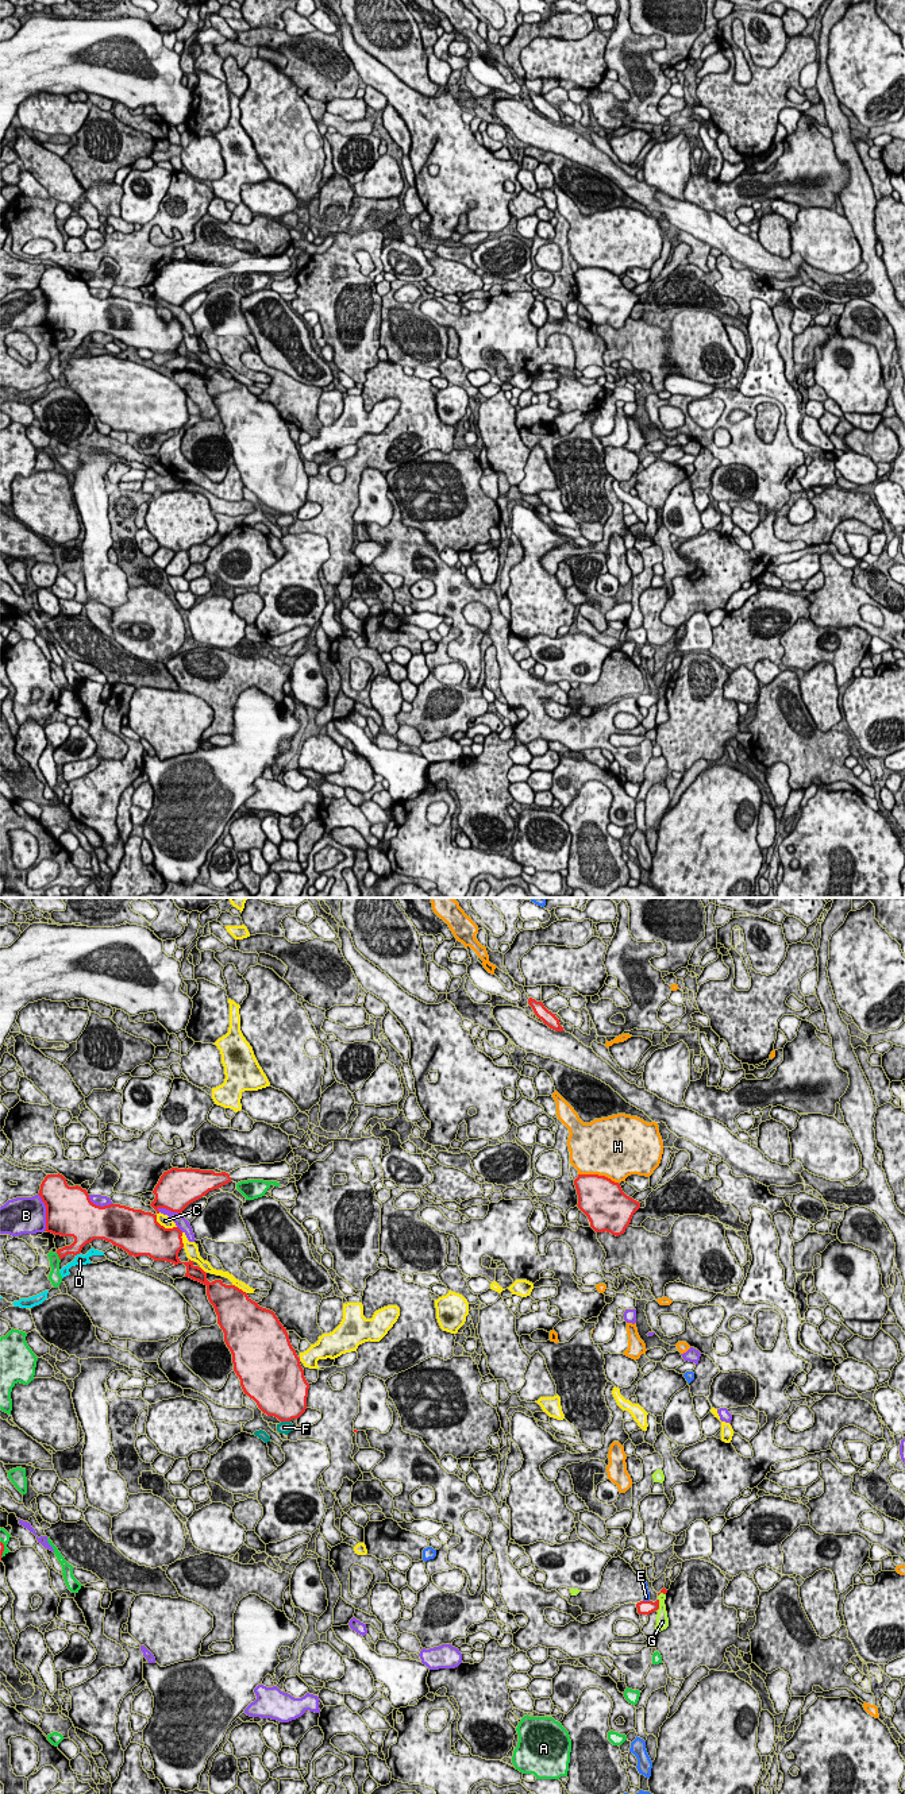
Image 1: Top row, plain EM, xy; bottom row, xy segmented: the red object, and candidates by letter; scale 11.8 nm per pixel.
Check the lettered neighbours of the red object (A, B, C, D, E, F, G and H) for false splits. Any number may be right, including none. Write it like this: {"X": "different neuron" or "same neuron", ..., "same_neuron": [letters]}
{"A": "different neuron", "B": "different neuron", "C": "different neuron", "D": "different neuron", "E": "different neuron", "F": "different neuron", "G": "different neuron", "H": "different neuron", "same_neuron": []}

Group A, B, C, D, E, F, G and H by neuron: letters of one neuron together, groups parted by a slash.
A / B / C / D / E / F / G H

